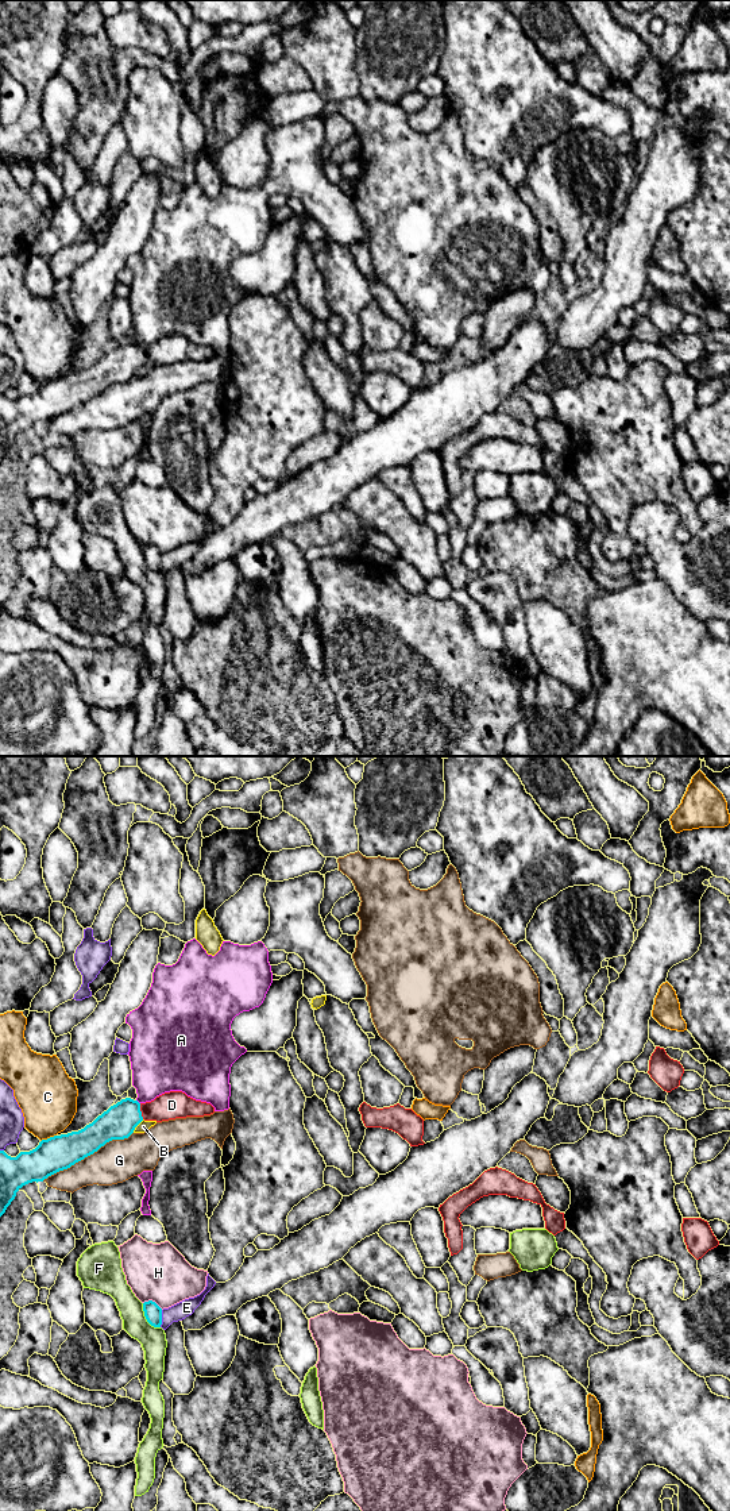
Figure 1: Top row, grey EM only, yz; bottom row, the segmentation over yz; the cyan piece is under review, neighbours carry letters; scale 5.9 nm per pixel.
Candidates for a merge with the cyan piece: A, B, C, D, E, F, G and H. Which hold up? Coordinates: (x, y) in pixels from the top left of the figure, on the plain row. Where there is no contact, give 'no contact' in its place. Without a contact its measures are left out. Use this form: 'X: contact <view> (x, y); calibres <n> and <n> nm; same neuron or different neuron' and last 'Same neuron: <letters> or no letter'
A: contact yz (138, 346); calibres 200 and 320 nm; different neuron
B: contact yz (136, 369); calibres 200 and 70 nm; different neuron
C: contact yz (47, 382); calibres 200 and 360 nm; different neuron
D: contact yz (141, 355); calibres 200 and 160 nm; same neuron
E: contact yz (161, 562); calibres 110 and 100 nm; different neuron
F: contact yz (146, 562); calibres 110 and 150 nm; different neuron
G: contact yz (87, 400); calibres 200 and 260 nm; different neuron
H: contact yz (151, 544); calibres 110 and 340 nm; different neuron
Same neuron: D

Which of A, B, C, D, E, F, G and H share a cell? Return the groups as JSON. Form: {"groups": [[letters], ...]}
{"groups": [["A"], ["B"], ["C"], ["D"], ["E"], ["F"], ["G"], ["H"]]}

